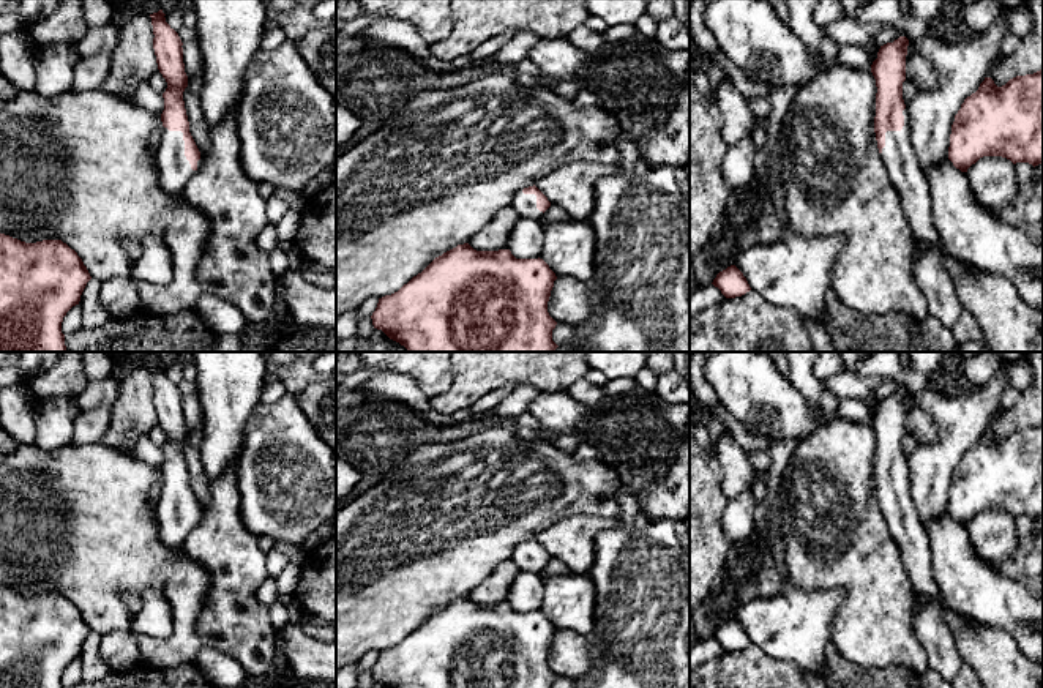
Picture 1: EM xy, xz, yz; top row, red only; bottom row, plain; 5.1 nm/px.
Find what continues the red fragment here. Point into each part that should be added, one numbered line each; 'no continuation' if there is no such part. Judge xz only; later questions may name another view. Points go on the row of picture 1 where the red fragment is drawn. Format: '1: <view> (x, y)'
1: xz (524, 204)

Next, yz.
1: yz (941, 300)

